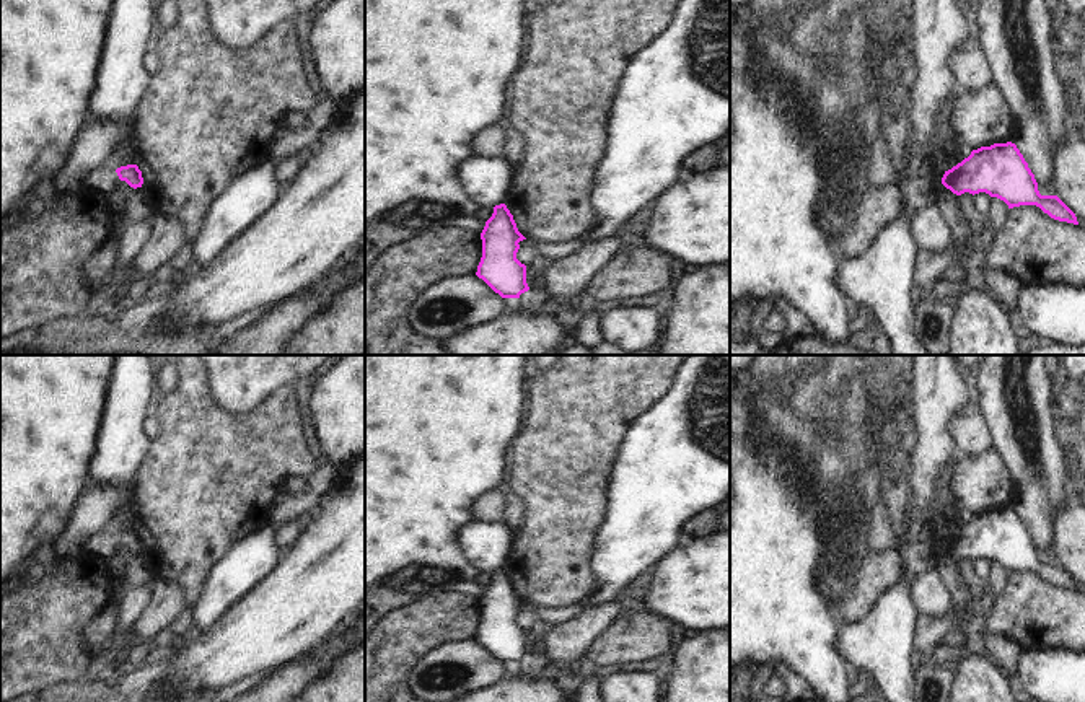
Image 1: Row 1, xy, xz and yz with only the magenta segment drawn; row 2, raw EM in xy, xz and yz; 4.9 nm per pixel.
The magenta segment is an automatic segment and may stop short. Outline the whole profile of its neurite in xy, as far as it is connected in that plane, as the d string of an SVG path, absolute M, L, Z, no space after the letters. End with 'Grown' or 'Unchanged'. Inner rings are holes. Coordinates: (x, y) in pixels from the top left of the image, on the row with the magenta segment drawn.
M109 165L81 174L81 187L104 189L108 192L112 192L119 181L125 181L134 189L142 187L142 171L137 165L127 165L117 169Z. Grown

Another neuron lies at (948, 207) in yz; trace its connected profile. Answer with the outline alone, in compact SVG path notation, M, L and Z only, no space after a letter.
M943 187L937 197L942 215L947 218L953 230L953 236L958 241L963 241L971 235L969 223L964 223L960 215L960 205L953 197L953 192Z

